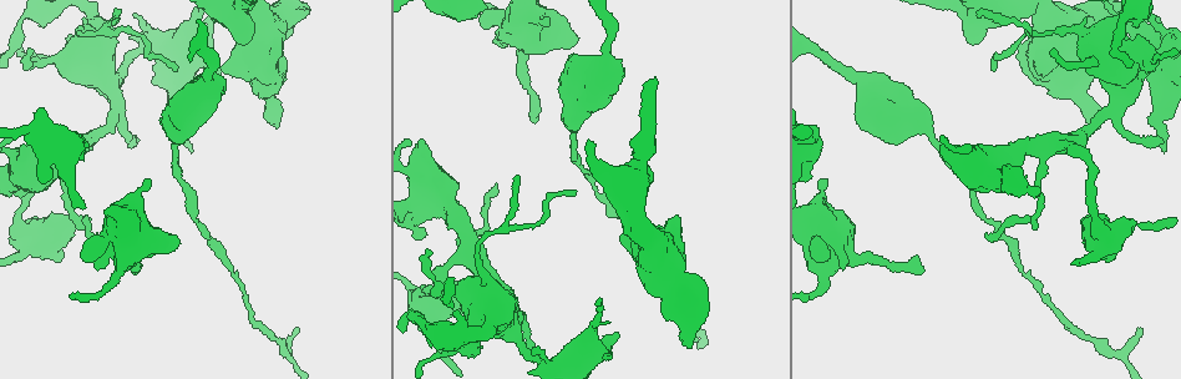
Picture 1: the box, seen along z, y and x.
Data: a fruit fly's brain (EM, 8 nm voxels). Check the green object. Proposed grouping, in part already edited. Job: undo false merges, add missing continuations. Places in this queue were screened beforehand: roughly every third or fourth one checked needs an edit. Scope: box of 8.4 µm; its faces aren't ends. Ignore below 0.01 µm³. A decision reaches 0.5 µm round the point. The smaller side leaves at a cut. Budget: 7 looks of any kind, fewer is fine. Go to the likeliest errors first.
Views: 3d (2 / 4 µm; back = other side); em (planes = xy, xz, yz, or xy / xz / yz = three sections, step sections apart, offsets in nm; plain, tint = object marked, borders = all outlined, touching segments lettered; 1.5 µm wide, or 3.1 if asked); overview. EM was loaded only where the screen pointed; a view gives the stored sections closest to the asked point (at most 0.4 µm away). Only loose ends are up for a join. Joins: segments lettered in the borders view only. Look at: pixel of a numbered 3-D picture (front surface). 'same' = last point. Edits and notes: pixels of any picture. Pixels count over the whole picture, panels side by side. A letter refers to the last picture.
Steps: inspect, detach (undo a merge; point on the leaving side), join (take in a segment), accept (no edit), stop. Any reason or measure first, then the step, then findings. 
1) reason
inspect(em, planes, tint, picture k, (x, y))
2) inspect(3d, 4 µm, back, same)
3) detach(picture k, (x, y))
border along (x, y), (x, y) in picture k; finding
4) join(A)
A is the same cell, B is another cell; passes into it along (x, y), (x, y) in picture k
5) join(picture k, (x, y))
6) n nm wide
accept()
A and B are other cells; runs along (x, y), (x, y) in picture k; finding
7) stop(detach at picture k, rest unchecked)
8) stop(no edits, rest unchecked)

tapers out
inspect(em, planes, borders, picture 1, (1140, 329))

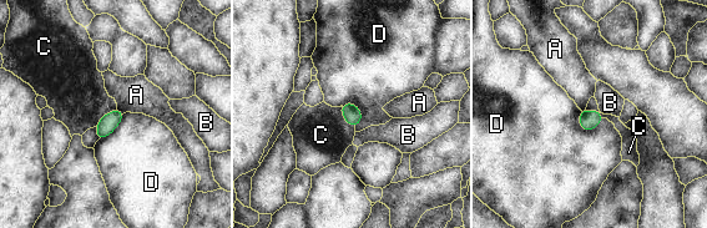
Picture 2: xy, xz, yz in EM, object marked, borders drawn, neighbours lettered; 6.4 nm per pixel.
110 nm wide
accept()
A, B, C and D are other cells; border along (116, 109), (107, 112), (95, 126) in picture 2; none of them fits

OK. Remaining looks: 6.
branch stops here
inspect(em, planes, borders, picture 1, (826, 180))

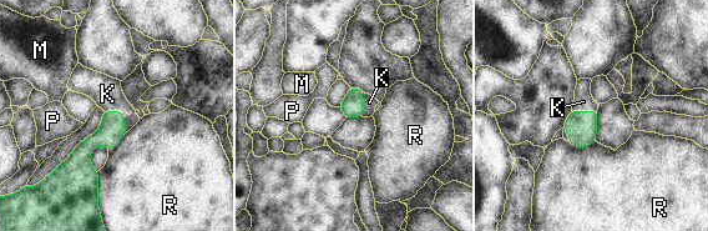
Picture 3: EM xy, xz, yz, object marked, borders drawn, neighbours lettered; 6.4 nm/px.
join(K)
K is the same cell, M, P and R are other cells; passes into it along (111, 130), (122, 114), (107, 94) in picture 3; it goes on there

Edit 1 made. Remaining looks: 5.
tapers out
inspect(em, xz, step 4, borders, picture 1, (30, 48))

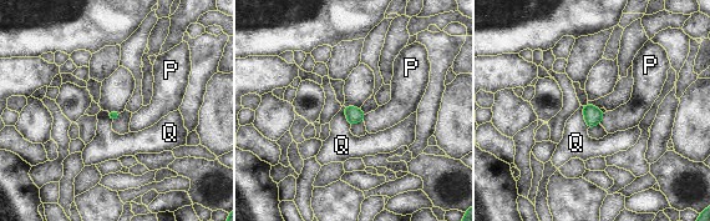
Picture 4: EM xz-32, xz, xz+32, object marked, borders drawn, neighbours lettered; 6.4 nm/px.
inspect(em, planes, borders, same)

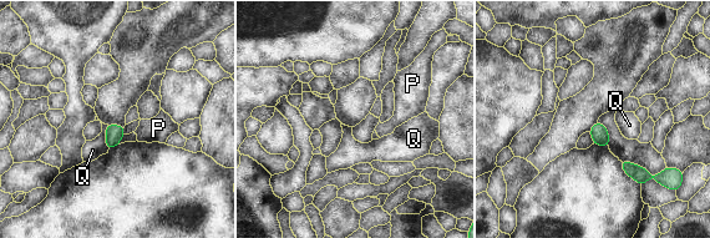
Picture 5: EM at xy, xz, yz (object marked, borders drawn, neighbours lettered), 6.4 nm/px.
accept()
P and Q are other cells; border along (106, 125), (106, 146), (108, 148) in picture 5; no lettered segment goes on from it

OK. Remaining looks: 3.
stop(join at picture 3, rest unchecked)

